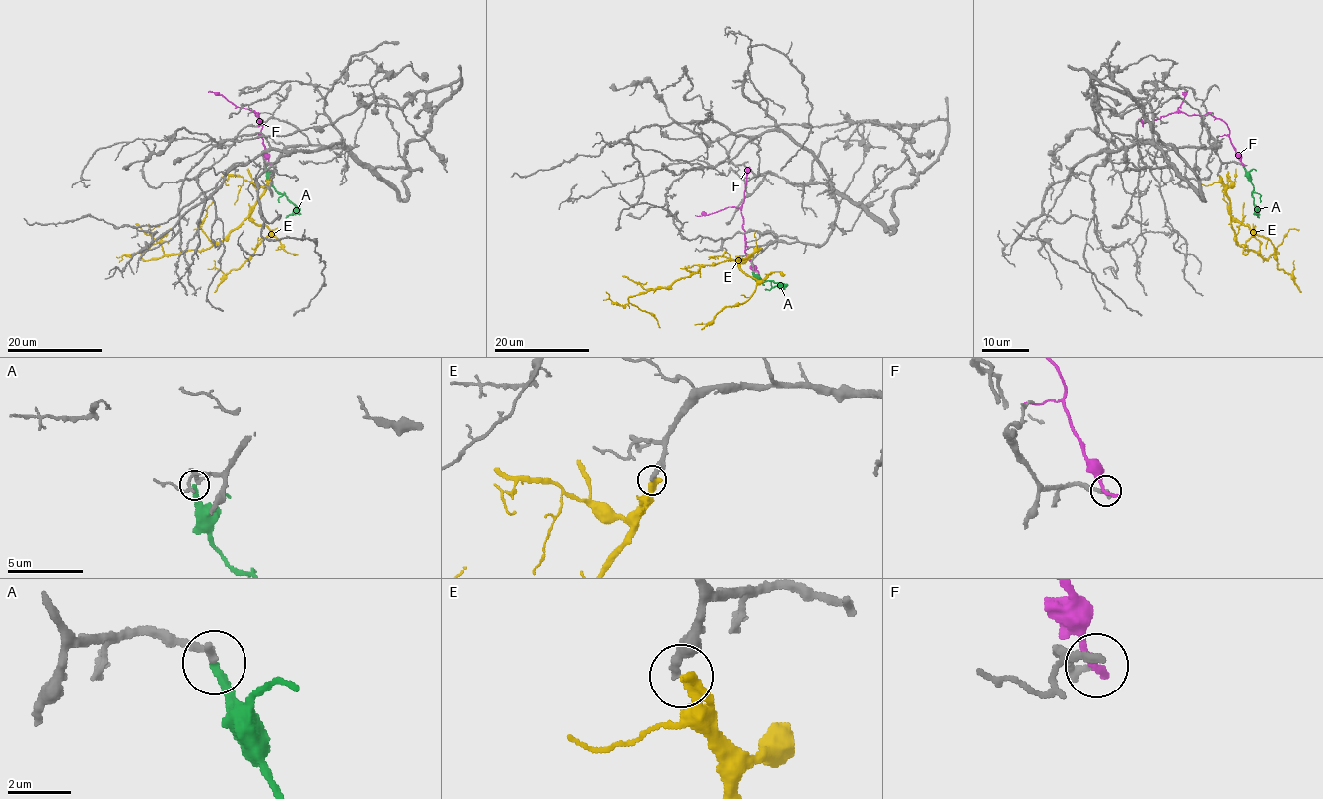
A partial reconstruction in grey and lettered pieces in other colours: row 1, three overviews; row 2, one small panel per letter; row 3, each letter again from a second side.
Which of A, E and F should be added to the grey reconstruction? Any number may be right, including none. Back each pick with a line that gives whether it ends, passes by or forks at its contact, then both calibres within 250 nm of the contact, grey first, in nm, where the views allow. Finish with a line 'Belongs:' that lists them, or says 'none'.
Belongs: none

